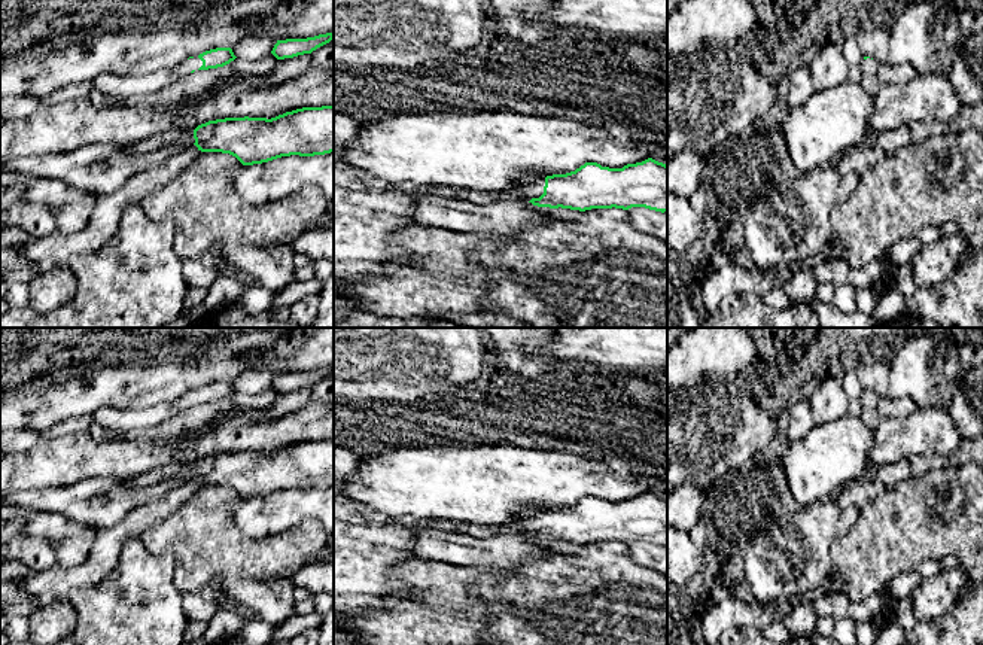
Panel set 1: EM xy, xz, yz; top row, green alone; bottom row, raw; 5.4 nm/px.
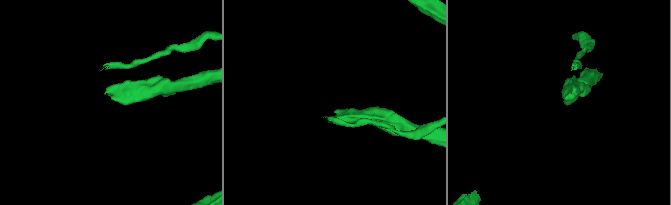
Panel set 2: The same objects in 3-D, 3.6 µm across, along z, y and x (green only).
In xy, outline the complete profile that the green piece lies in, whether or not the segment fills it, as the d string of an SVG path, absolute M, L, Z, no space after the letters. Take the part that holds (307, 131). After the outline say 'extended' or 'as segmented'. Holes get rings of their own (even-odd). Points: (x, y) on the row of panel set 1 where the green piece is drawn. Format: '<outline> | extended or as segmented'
M334 104L302 107L276 118L225 118L209 121L194 130L195 143L152 164L113 192L97 194L85 228L73 234L54 234L28 241L22 256L43 271L71 256L100 249L118 229L128 206L141 201L167 183L200 152L222 152L243 165L268 162L281 156L314 156L334 152Z | extended

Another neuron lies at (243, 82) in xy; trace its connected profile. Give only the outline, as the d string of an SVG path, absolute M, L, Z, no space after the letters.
M240 76L231 77L228 80L219 80L210 91L203 92L197 97L189 97L176 103L177 110L191 112L198 109L207 98L211 98L220 92L235 91L235 89L255 89L259 77L256 76Z

